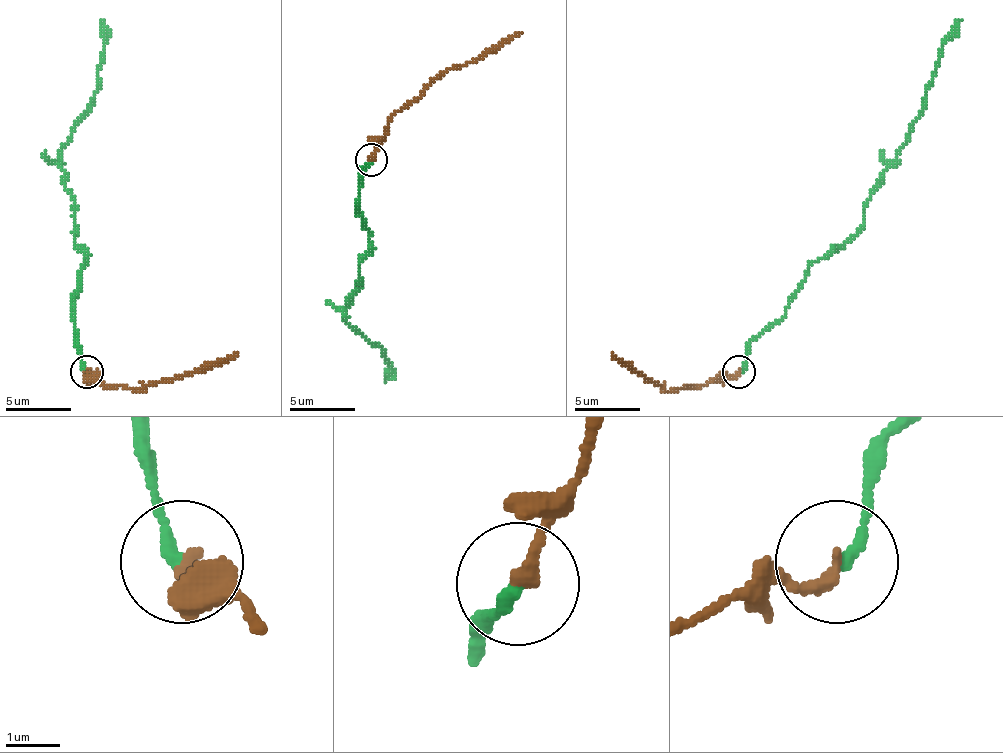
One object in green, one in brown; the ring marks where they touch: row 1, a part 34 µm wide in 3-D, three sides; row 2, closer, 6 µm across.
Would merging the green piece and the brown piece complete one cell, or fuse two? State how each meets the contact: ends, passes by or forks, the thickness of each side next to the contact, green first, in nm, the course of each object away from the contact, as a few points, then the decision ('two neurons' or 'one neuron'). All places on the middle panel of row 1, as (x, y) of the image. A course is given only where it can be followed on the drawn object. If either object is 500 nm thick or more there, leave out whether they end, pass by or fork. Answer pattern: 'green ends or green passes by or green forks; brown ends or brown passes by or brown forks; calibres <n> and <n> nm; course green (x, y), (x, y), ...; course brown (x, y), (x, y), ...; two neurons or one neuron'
green ends; brown ends; calibres 240 and 260 nm; course green (372, 160), (362, 170), (359, 206), (369, 251), (346, 317), (382, 349), (385, 382); course brown (372, 160), (388, 121), (437, 78), (476, 62), (522, 33); two neurons

